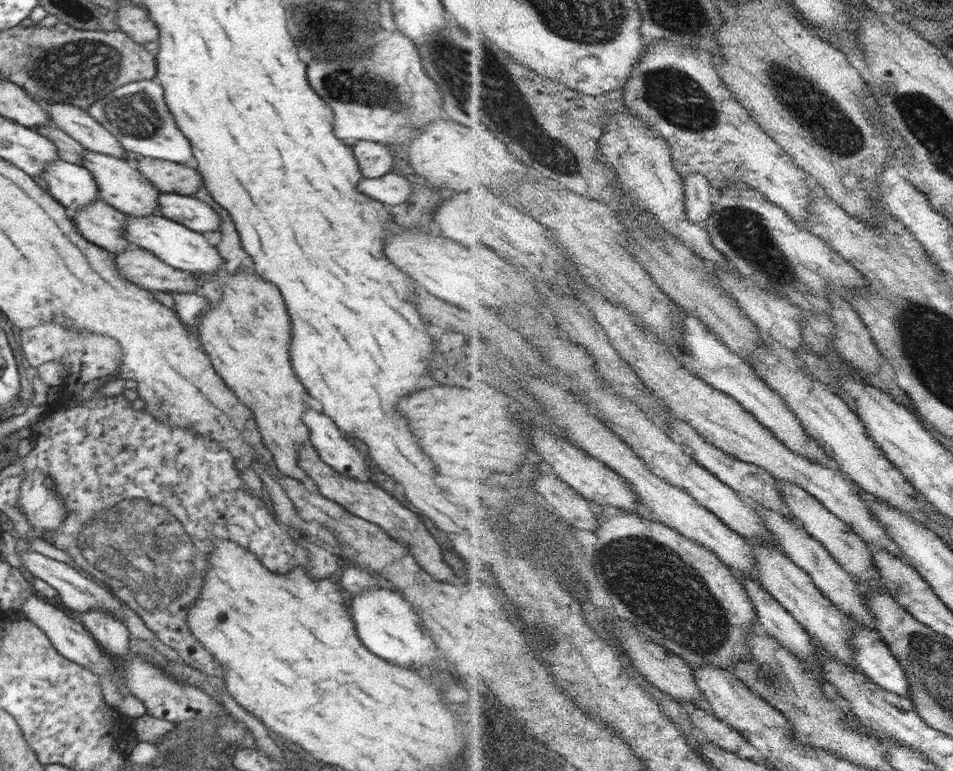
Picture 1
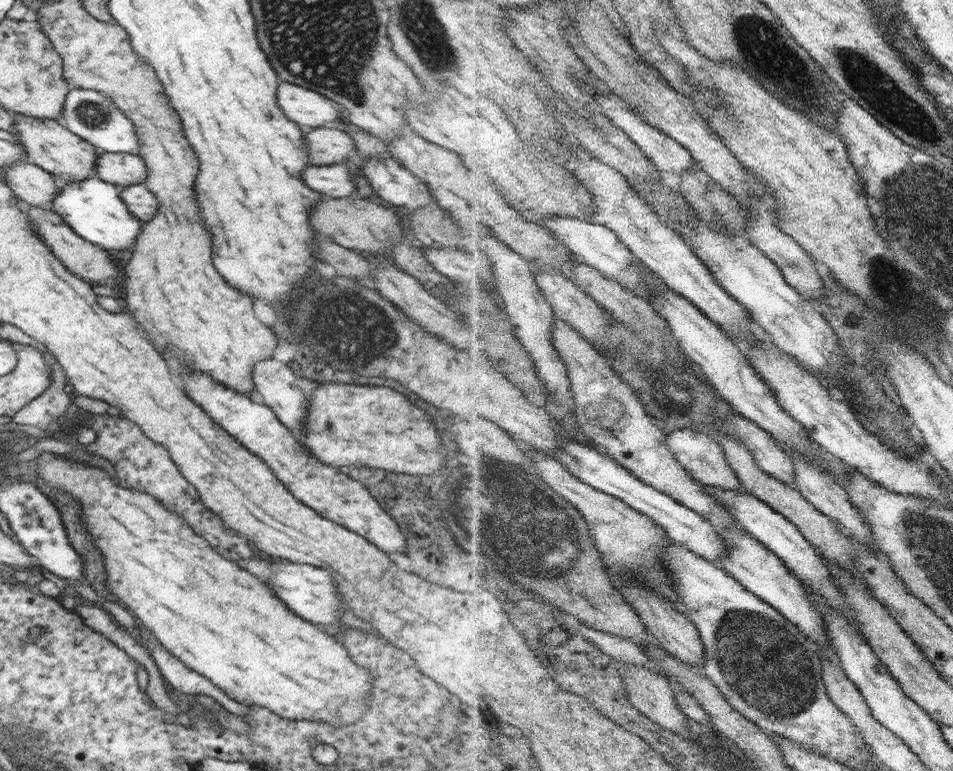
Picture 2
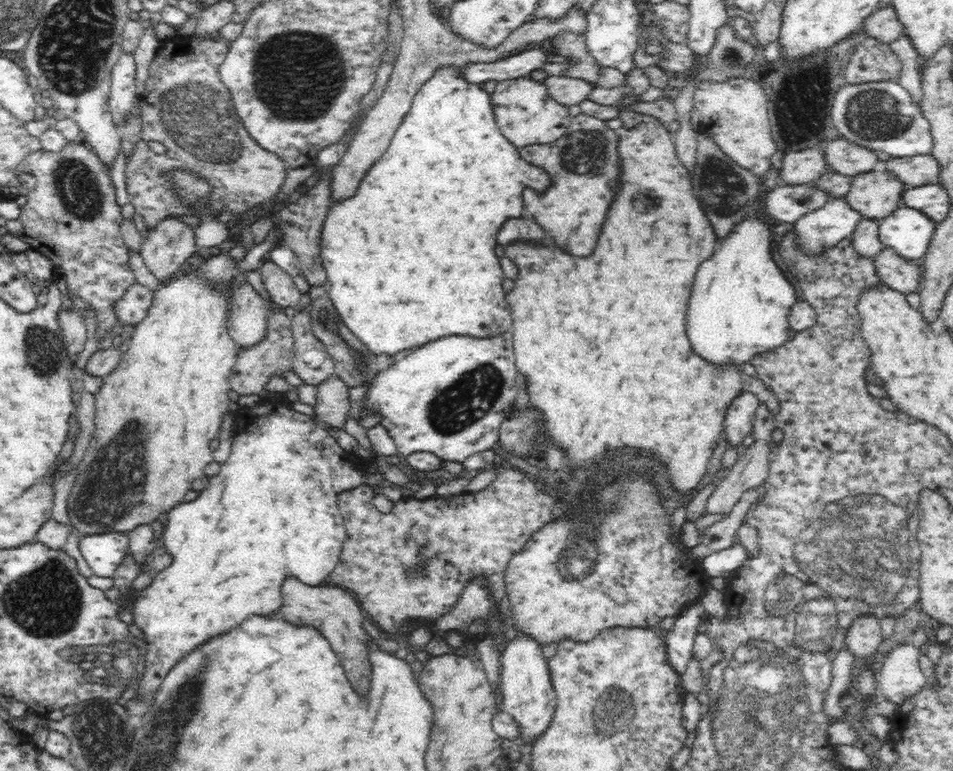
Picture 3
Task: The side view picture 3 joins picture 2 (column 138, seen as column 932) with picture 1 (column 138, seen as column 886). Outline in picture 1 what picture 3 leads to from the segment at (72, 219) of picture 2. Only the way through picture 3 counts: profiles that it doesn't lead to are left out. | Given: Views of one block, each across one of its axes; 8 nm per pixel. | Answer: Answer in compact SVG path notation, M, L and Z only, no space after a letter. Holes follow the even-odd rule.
M127 215L128 224L124 226L124 239L132 246L154 254L160 261L178 270L211 275L227 268L226 259L222 259L218 248L210 245L202 233L190 230L178 222L173 222L161 215L133 217Z

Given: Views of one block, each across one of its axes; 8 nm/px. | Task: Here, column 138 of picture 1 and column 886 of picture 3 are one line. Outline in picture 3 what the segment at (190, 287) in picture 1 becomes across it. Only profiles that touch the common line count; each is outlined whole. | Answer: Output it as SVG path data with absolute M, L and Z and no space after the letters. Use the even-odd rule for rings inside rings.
M882 249L873 258L876 274L886 287L908 295L918 293L921 271L910 259L900 257L893 249Z

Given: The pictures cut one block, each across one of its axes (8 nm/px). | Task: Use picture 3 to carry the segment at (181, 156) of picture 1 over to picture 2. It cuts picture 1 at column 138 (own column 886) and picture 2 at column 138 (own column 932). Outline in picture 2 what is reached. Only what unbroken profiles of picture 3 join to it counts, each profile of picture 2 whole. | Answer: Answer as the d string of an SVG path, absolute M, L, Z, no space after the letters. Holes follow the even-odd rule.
M69 90L61 112L61 122L70 132L96 148L102 148L104 152L137 154L139 142L132 121L105 94L97 90Z

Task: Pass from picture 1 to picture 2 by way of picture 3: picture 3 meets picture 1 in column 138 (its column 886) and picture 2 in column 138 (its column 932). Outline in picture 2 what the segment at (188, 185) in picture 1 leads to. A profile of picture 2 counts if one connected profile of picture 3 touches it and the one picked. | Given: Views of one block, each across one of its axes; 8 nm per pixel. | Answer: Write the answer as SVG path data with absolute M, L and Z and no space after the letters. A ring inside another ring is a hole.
M104 152L95 162L96 177L104 182L130 186L145 182L147 168L138 154Z

